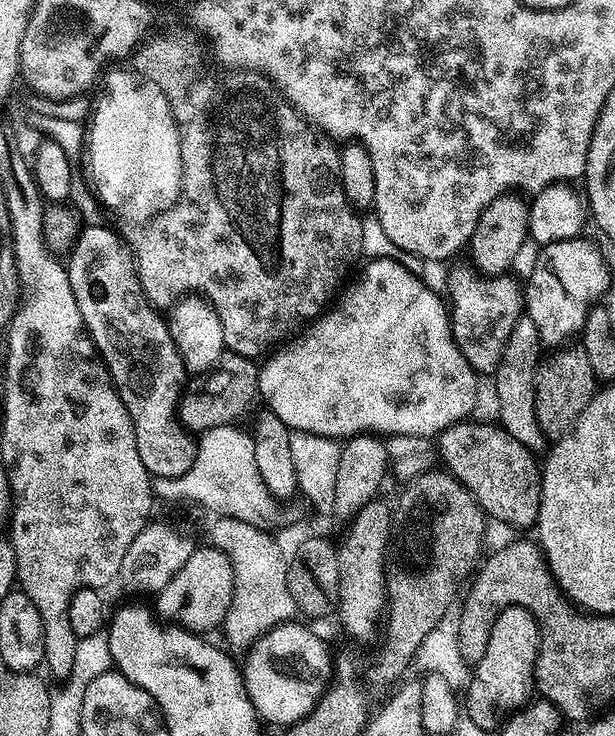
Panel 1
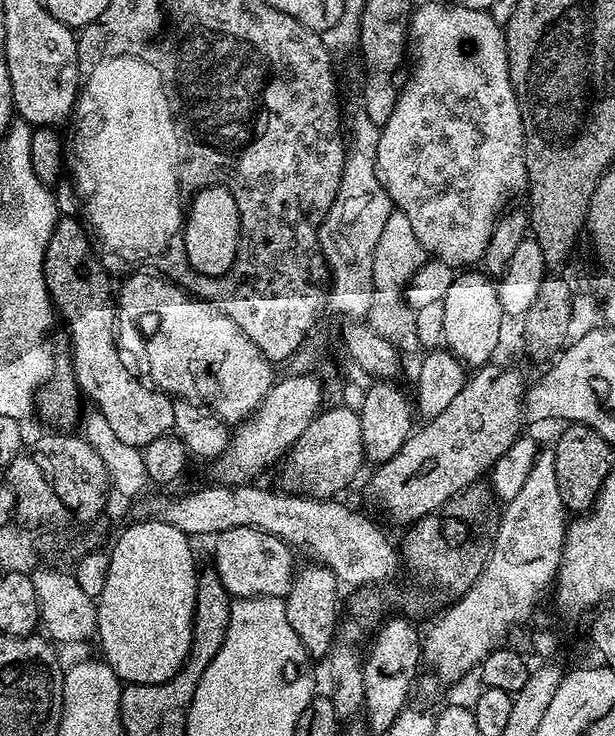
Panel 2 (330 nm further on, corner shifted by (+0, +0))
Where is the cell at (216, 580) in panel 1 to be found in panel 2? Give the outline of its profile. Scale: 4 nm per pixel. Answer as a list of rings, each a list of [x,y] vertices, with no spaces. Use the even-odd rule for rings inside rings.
[[[235,528],[219,533],[214,543],[216,543],[214,570],[218,578],[222,578],[222,586],[226,586],[226,590],[232,597],[287,597],[288,591],[292,588],[294,552],[284,541],[260,528]]]

